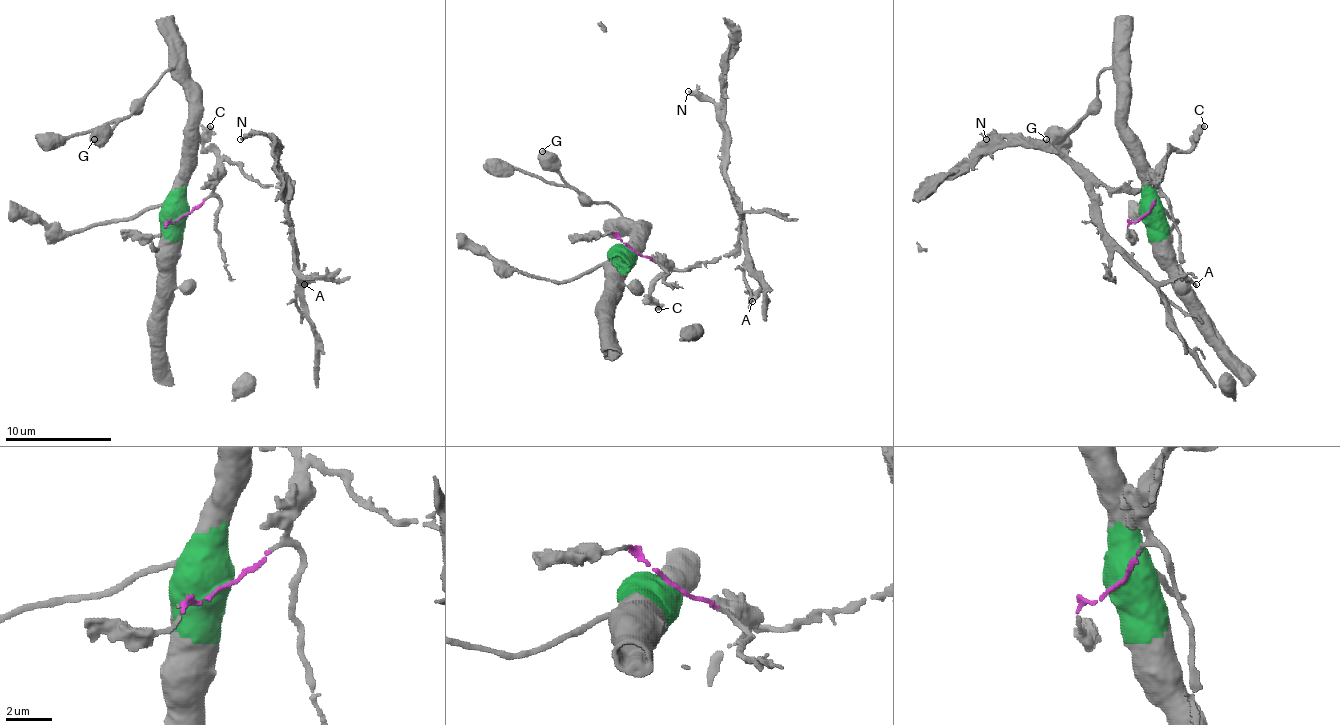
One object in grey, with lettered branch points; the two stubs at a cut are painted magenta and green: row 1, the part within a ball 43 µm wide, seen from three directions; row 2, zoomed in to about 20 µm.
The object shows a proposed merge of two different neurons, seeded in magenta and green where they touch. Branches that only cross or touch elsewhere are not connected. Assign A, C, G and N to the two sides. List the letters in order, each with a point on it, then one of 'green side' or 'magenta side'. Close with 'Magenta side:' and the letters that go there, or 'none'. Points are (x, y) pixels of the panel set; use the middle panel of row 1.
A: place (752, 301); magenta side
C: place (658, 309); magenta side
G: place (542, 151); green side
N: place (688, 91); magenta side
Magenta side: A, C, N

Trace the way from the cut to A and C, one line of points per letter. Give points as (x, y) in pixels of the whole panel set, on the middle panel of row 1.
A: (632, 251), (674, 270), (725, 257), (738, 243), (733, 198), (760, 294), (752, 302)
C: (632, 251), (664, 267), (650, 294), (650, 302), (658, 310)

